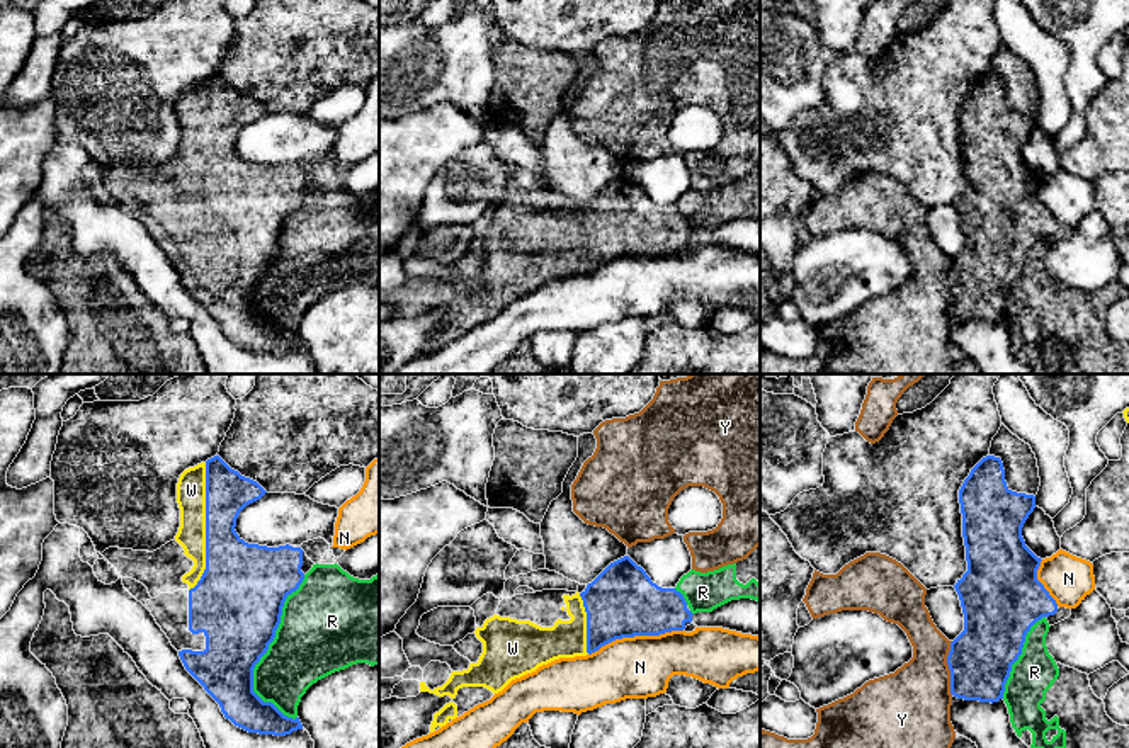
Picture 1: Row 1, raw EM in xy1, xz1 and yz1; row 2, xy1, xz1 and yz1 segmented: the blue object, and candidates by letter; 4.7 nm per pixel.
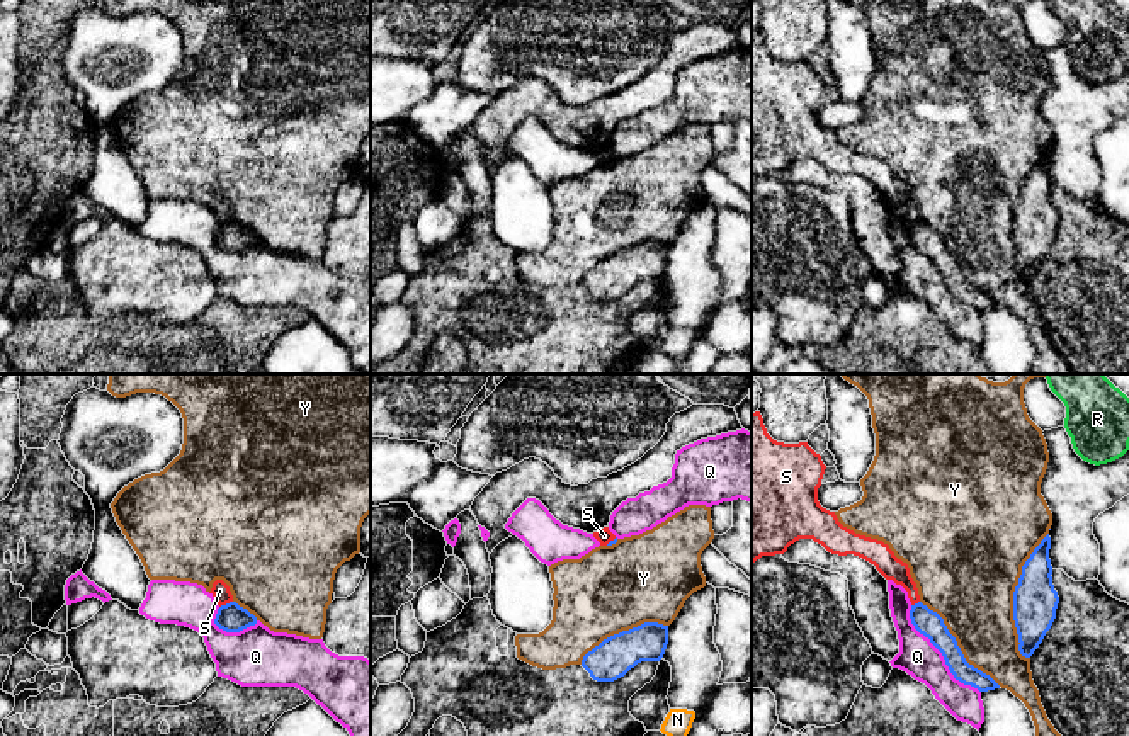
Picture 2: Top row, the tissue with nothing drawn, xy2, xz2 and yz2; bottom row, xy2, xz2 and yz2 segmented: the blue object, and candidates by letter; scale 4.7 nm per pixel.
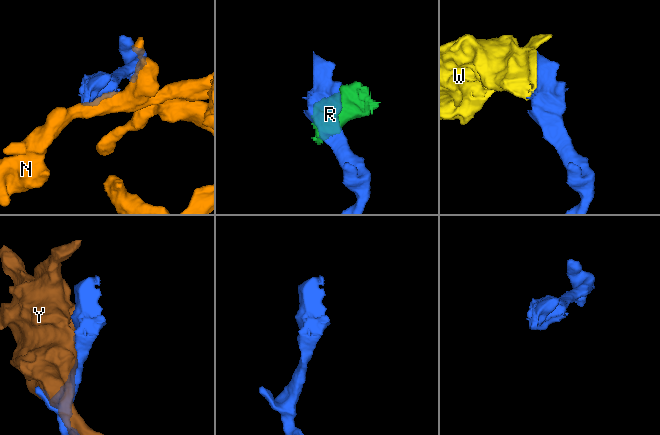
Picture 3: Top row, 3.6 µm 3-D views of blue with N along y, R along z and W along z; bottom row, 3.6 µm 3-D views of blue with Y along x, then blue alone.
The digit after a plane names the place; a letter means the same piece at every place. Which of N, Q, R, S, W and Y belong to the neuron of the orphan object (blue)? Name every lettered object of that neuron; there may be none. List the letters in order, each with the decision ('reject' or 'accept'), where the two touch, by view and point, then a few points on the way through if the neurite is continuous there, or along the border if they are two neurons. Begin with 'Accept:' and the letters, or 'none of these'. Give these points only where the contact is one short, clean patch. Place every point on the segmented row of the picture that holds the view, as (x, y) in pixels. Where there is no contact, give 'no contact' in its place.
Accept: W
N: reject | xz1 (635, 634)
Q: reject | yz2 (941, 651)
R: reject | xy1 (266, 651)
S: reject | xy2 (226, 604) | along xy2 (232, 600), (220, 607)
W: accept | xy1 (206, 527)
Y: reject | yz2 (1014, 595)

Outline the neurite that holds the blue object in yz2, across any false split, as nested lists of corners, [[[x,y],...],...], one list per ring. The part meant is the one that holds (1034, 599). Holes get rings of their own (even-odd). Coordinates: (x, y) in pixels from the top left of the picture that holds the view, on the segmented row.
[[[1047,534],[1022,566],[1022,575],[1013,592],[1018,651],[1025,658],[1030,658],[1042,643],[1056,619],[1059,603],[1051,576],[1049,549],[1051,537]]]

